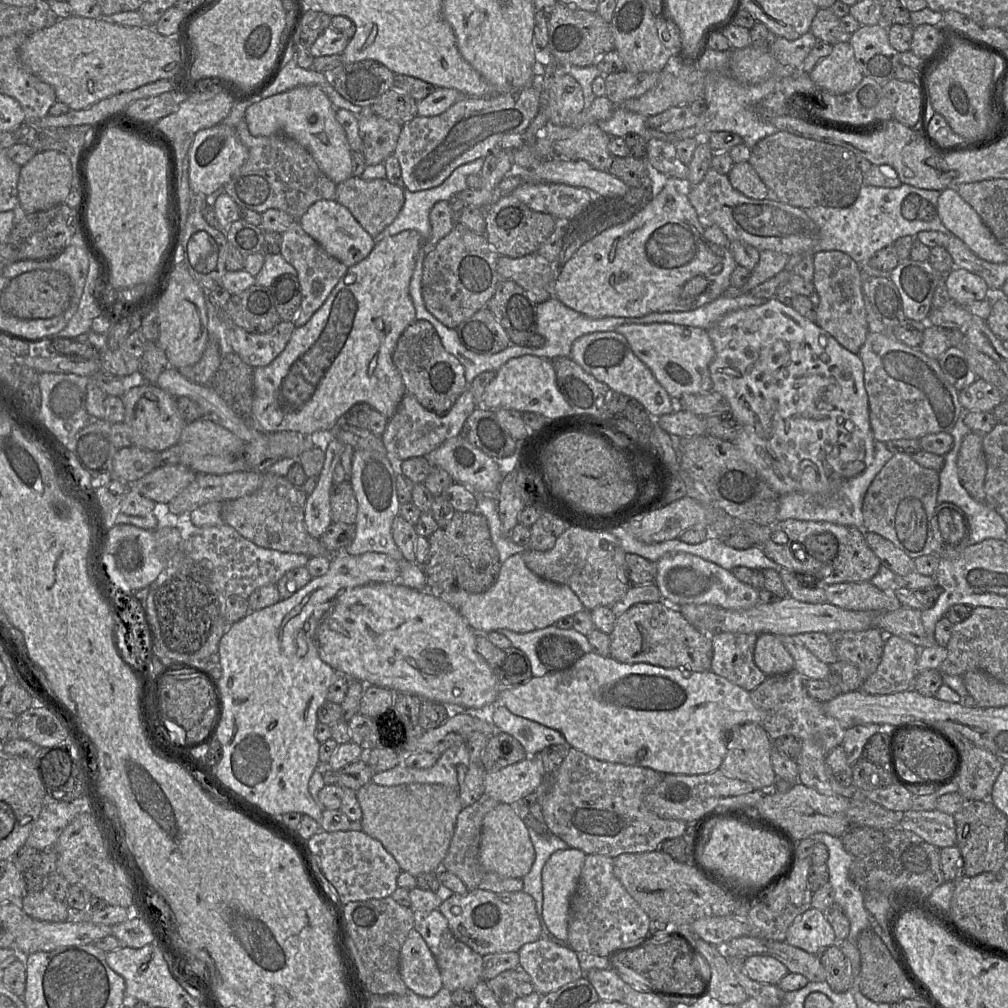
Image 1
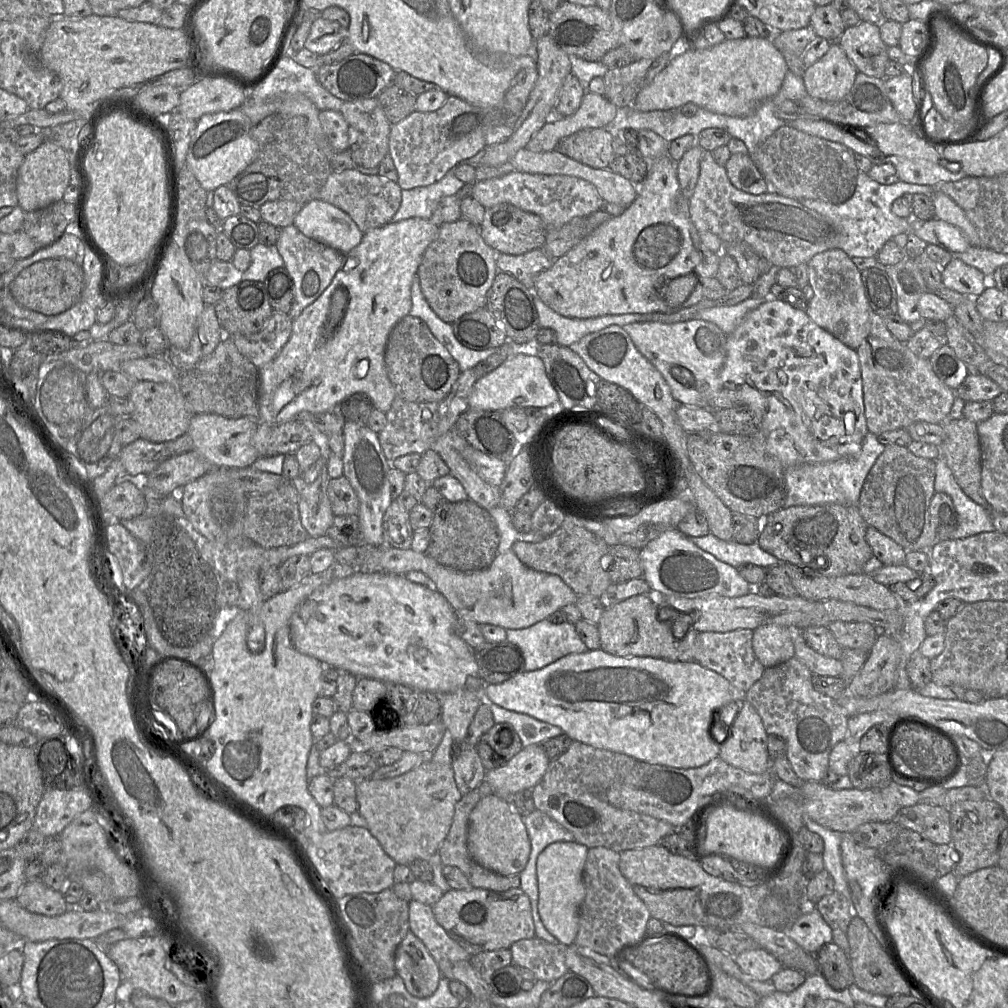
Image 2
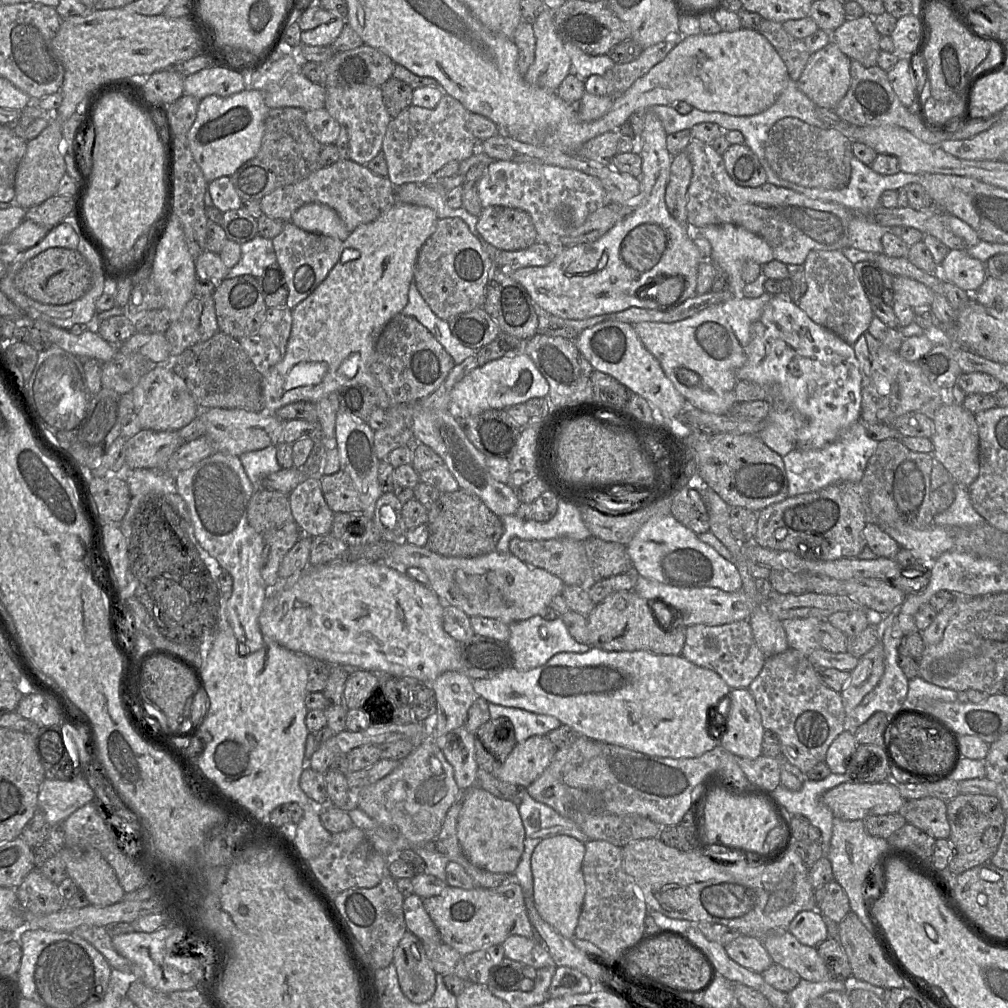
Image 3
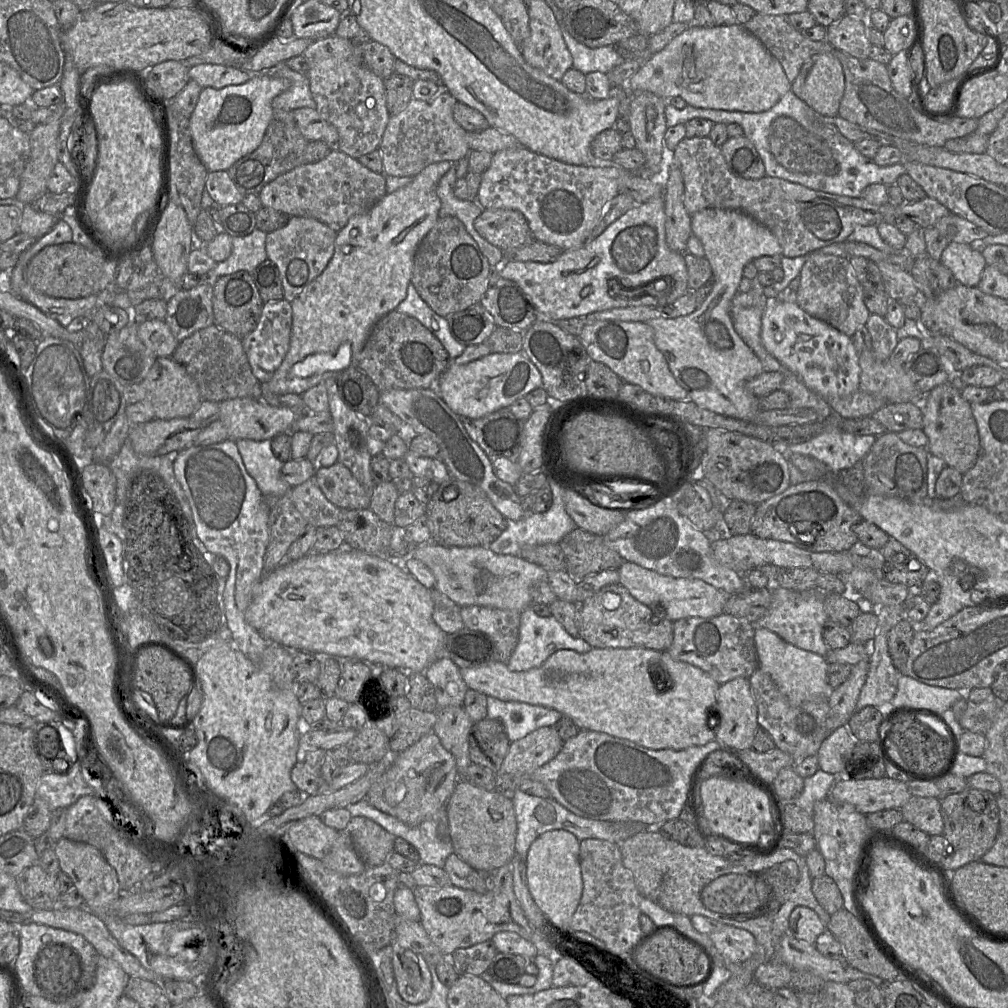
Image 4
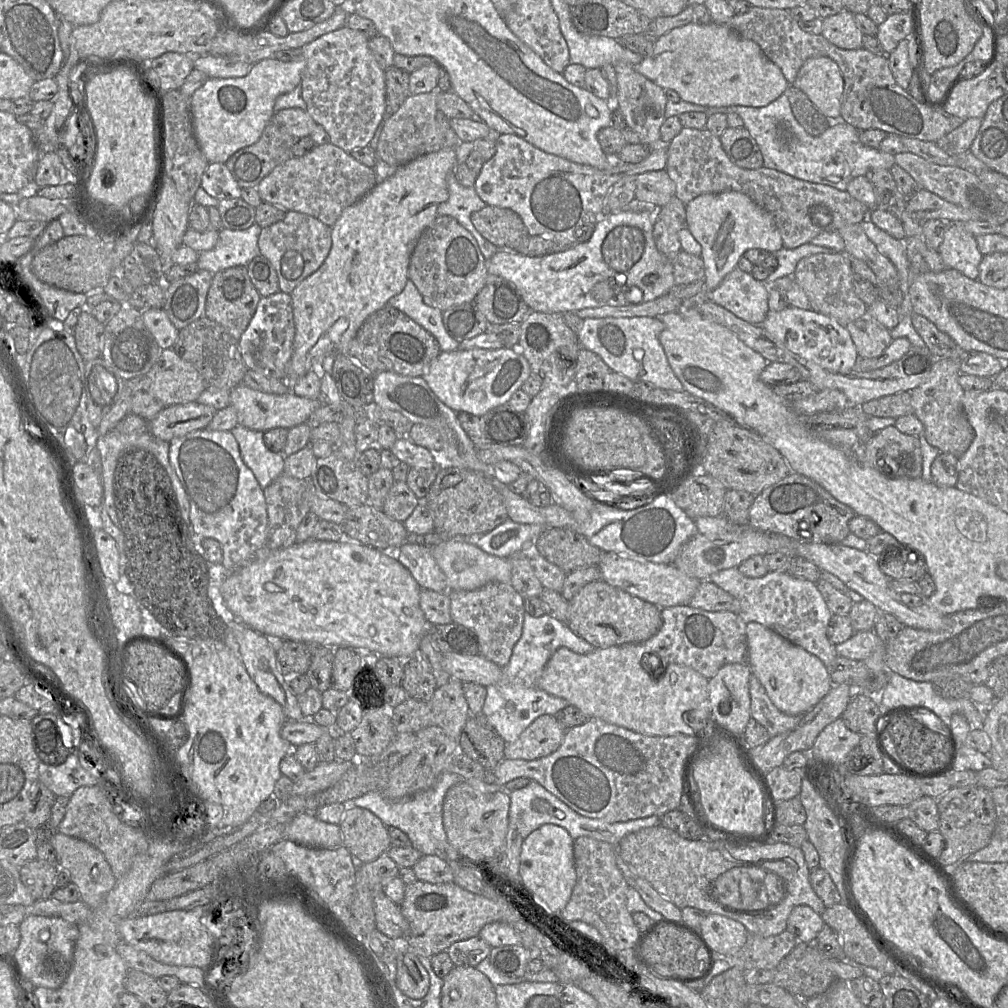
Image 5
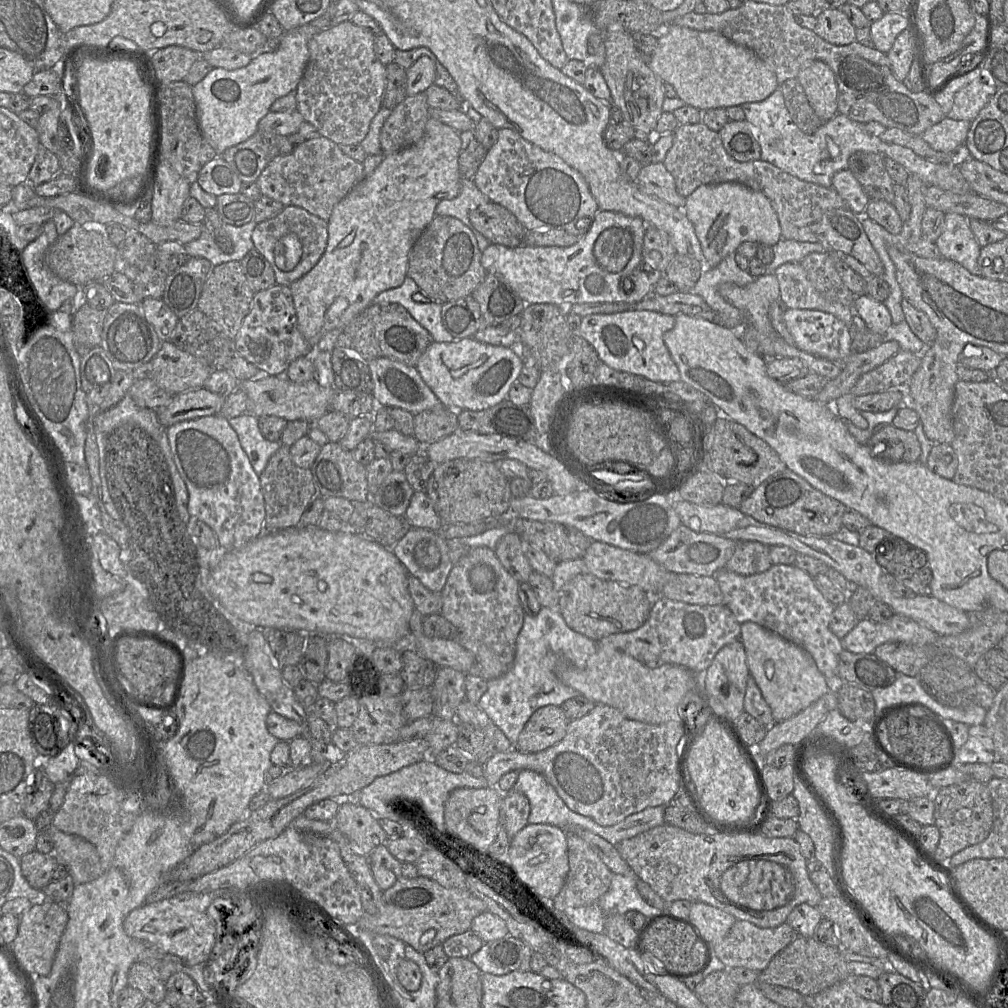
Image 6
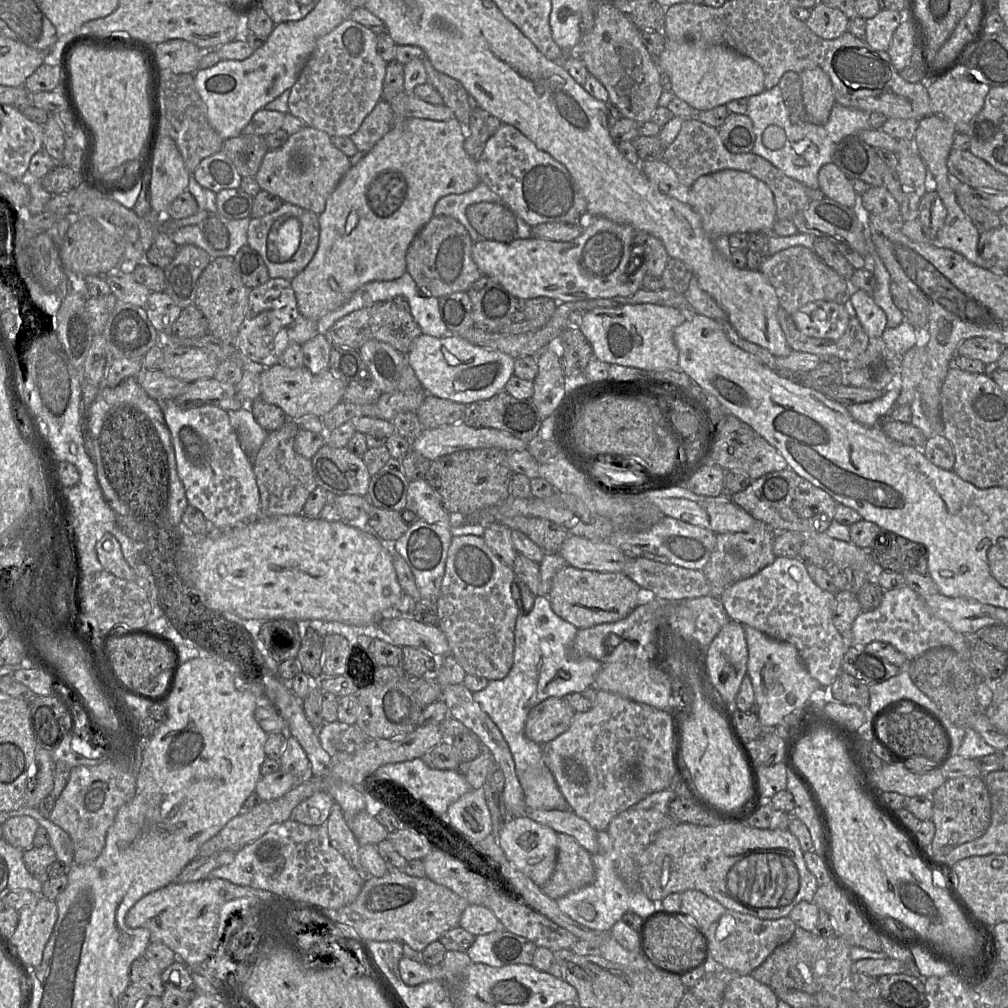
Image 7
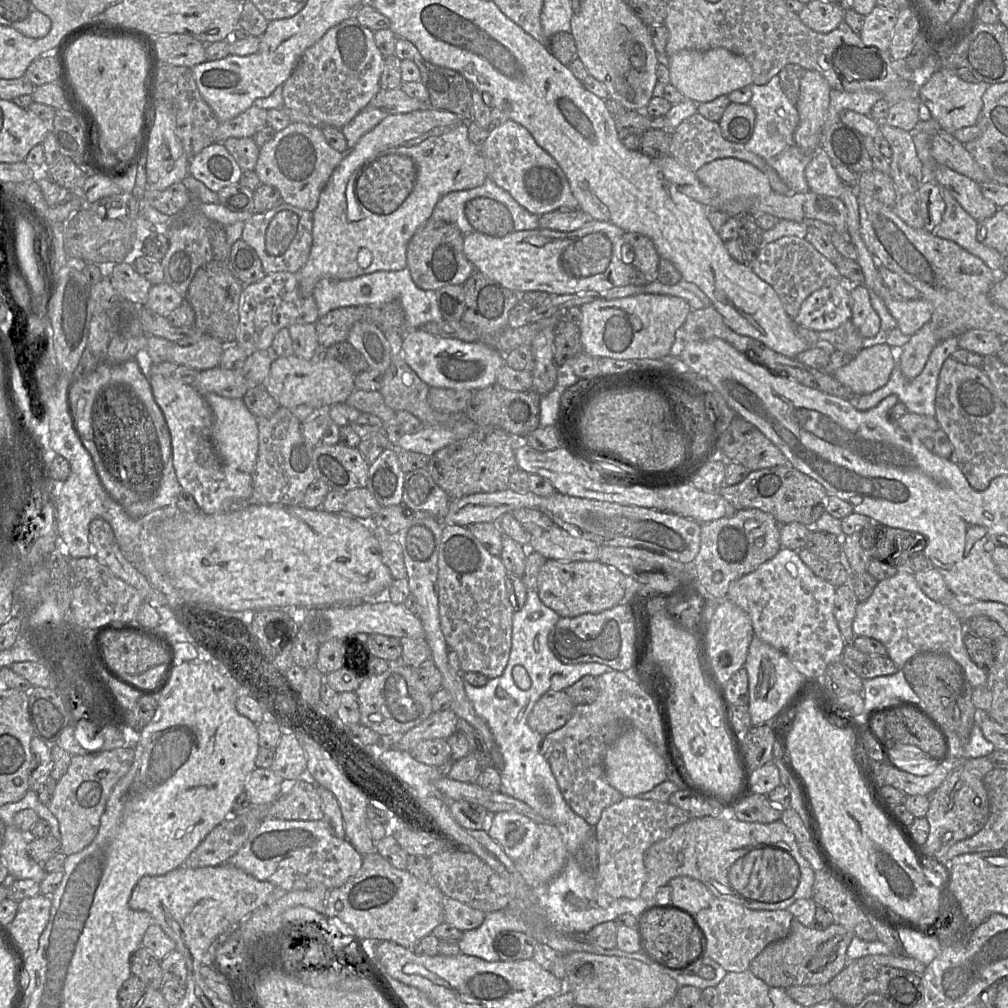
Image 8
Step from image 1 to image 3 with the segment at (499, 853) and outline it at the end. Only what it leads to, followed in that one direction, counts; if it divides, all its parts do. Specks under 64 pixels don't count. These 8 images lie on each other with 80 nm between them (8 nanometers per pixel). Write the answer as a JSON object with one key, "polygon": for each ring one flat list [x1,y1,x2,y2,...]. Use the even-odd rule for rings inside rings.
{"polygon":[[476,785,463,791,457,836,470,862,492,873,513,874,524,851,525,828,518,806]]}

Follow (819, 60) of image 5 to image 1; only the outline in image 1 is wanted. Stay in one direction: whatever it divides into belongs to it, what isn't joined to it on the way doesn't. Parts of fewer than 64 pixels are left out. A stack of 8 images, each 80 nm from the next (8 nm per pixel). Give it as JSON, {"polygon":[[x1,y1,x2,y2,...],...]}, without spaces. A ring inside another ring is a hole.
{"polygon":[[846,39,833,45,831,53,816,64,809,77,822,91,839,95,852,91,864,75]]}

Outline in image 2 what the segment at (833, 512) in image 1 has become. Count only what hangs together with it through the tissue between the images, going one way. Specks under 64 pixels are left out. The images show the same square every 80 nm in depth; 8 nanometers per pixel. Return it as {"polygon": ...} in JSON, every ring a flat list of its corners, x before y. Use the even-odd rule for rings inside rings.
{"polygon":[[868,432,856,457,842,458,831,462,806,463,785,469,786,499,783,507,839,504,858,506,865,479,885,446]]}

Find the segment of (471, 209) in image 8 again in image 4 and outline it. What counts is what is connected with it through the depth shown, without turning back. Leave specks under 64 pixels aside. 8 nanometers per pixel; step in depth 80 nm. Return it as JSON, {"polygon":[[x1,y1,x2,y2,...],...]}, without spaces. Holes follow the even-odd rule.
{"polygon":[[484,209,474,220,477,233,502,252,529,245,534,237,520,212,509,209]]}

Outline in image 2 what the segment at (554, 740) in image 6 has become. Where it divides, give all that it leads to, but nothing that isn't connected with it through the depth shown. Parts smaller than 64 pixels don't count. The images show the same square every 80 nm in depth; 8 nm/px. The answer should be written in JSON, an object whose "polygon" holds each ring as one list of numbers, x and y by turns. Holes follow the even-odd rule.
{"polygon":[[543,746,523,747,506,764,486,772,485,781,500,798,532,789,544,776,550,763]]}

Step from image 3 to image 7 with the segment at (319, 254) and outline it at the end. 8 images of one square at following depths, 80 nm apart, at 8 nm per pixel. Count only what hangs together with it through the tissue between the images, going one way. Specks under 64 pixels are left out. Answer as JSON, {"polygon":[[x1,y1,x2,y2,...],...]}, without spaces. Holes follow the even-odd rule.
{"polygon":[[290,203,261,218,252,218,247,230,247,243,264,260,270,278,291,281,314,257,320,237,319,215]]}

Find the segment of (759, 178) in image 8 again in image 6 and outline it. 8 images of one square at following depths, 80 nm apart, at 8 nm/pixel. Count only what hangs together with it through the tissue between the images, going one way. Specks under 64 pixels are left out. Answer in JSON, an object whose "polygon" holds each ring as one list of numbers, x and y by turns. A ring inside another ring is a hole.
{"polygon":[[741,183,699,186,686,198,684,212,700,242,706,268,716,267,729,254,735,253,745,241,773,247,782,239,779,220,769,199,763,193]]}

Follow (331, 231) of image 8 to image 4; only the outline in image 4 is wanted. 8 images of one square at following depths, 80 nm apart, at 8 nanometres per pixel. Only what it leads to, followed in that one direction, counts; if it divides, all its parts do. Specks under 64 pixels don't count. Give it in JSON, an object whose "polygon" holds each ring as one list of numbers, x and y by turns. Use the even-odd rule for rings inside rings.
{"polygon":[[442,161,430,164,423,169,418,175,412,178,412,181,406,186,396,190,393,193,387,193,368,213,352,217,347,225,337,232,335,241,335,251,324,271,308,284,304,290,292,301,292,330,290,337,290,345,286,356,284,357,281,365,274,372,272,378,266,382,268,389,277,394,297,394,302,395,305,391,318,385,325,383,329,378,336,377,336,374,350,365,355,364,358,366,358,359,361,351,363,350,370,332,376,322,387,313,396,310,396,307,402,302,407,295,408,284,411,282,414,257,419,244,428,232,435,226,439,217,438,213,441,207,440,199,437,195,437,186,440,179,452,167,453,162]]}

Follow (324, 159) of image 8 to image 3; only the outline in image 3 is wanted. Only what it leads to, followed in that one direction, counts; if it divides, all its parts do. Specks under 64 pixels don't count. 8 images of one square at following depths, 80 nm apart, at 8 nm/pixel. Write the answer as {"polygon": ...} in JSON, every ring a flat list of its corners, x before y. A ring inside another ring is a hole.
{"polygon":[[343,157,298,183,275,189,260,200,260,207,266,216,287,223,291,222,296,210,309,203,332,208,352,232,360,225,374,222,396,204,395,186,388,177,376,175,367,166]]}

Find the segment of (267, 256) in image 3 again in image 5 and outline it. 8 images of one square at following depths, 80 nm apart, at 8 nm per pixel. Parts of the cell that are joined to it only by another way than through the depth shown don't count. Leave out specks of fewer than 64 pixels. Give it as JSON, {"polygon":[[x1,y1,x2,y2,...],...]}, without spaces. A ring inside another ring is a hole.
{"polygon":[[255,222,245,230,222,228,216,246,198,252,197,265,212,274,235,266,247,266,253,258,261,255,258,238,262,228]]}

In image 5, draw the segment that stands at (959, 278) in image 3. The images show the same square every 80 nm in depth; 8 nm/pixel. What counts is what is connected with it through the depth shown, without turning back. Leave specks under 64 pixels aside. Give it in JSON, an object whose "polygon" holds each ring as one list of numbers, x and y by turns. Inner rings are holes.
{"polygon":[[949,223,938,252,947,268,955,269,966,277,979,278,982,253,976,237,965,230,960,223]]}

